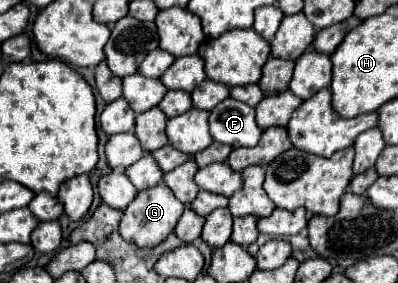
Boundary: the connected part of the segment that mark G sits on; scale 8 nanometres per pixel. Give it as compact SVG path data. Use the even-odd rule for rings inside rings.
M161 181L161 183L157 183L157 187L139 191L137 197L133 199L133 203L129 203L129 207L123 209L123 217L119 223L119 235L127 243L133 243L137 247L157 247L175 229L183 209L185 207L175 199L173 191Z

